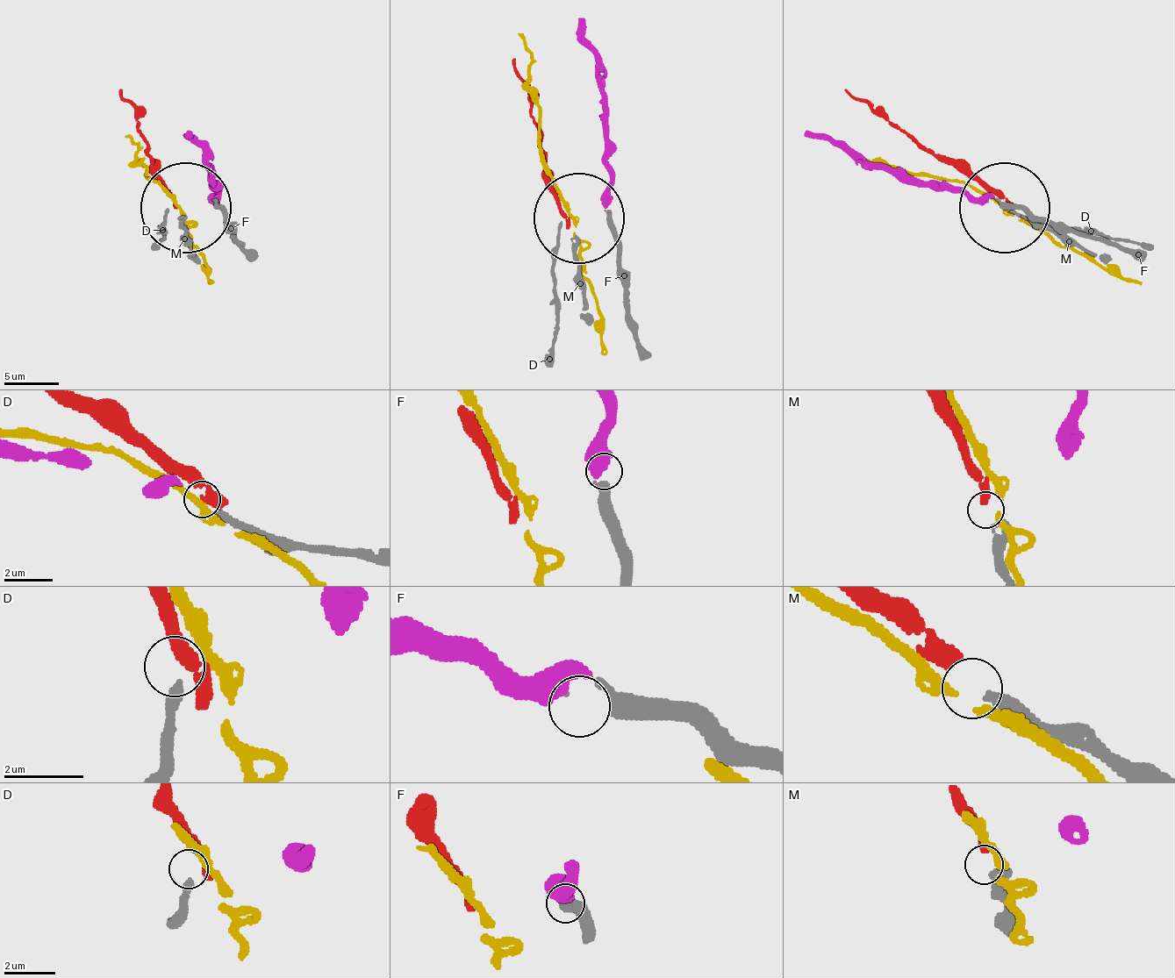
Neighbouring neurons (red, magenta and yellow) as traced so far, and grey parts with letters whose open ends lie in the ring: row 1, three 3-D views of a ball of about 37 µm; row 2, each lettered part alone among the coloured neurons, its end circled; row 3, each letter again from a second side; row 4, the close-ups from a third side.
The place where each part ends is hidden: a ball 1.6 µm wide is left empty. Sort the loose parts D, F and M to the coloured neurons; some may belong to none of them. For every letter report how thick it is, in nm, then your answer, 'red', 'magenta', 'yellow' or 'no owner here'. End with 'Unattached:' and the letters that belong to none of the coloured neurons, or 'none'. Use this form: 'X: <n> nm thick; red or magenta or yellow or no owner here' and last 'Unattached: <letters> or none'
D: 320 nm thick; no owner here
F: 480 nm thick; magenta
M: 380 nm thick; red
Unattached: D

